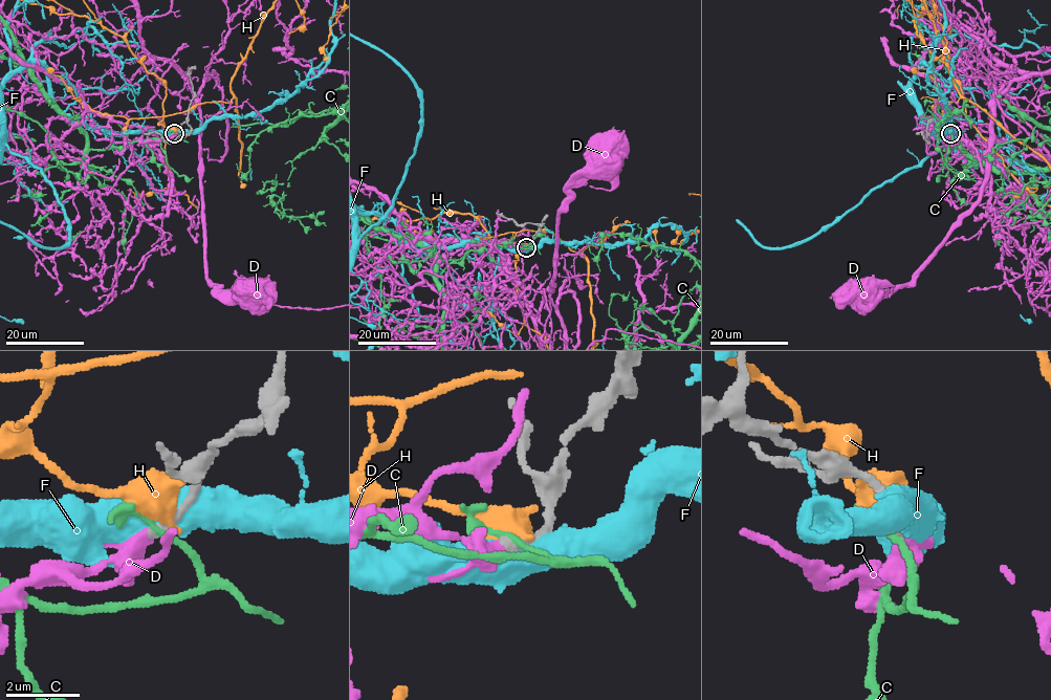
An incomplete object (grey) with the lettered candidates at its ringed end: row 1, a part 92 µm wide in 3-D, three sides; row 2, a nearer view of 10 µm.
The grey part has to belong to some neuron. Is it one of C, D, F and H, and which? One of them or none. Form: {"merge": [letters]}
{"merge": ["D"]}

